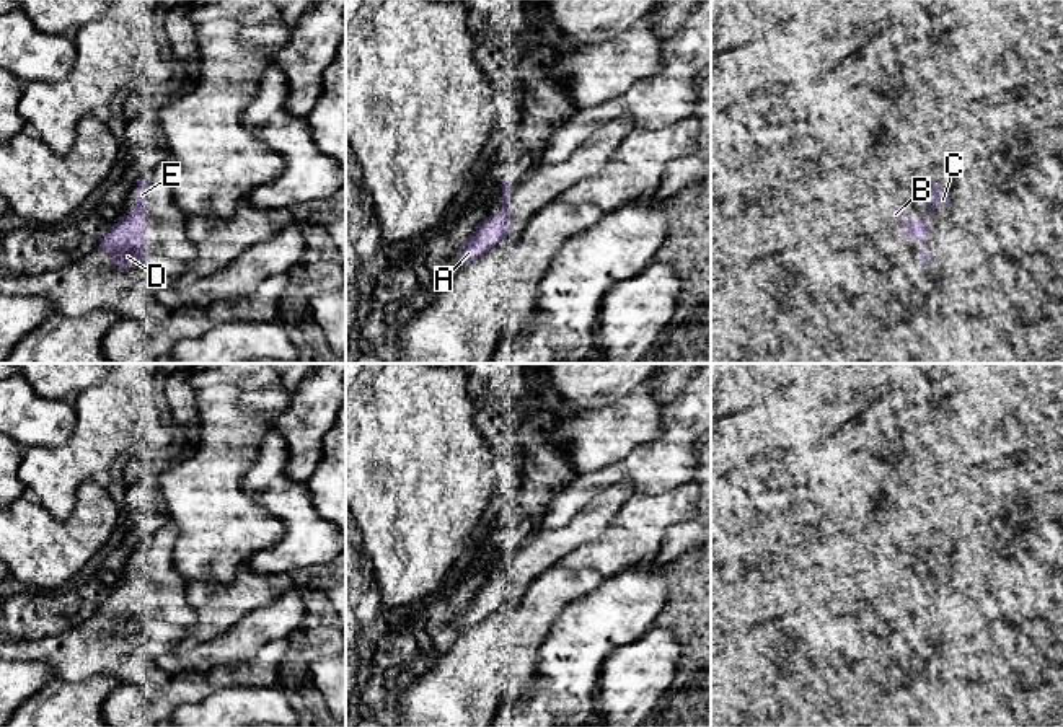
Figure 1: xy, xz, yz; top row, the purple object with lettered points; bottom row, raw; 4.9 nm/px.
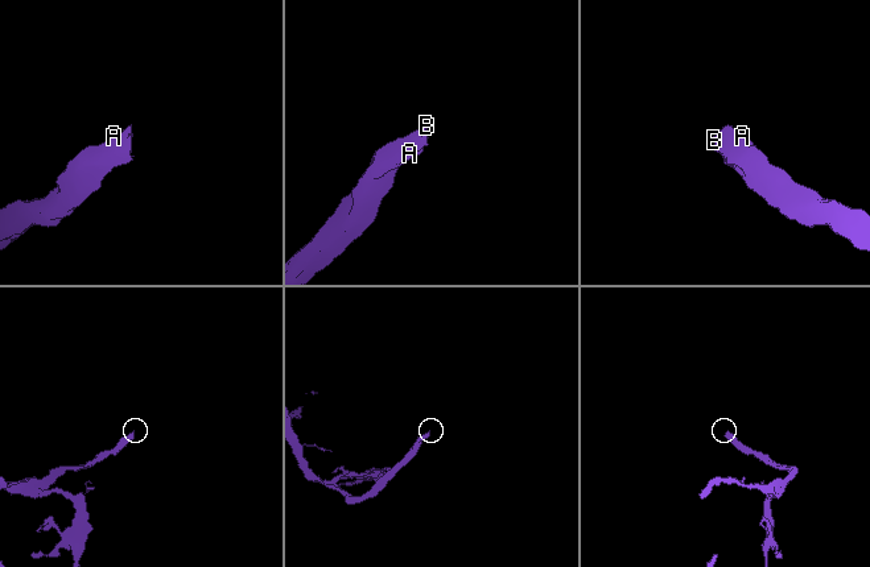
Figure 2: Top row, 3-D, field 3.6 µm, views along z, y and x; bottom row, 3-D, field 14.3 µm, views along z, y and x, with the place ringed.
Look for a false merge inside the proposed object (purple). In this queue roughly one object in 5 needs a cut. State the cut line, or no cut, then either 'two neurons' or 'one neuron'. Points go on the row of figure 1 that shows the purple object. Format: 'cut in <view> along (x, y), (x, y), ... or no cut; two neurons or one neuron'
no cut; one neuron

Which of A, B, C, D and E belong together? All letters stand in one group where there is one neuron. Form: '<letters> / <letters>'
A B C D E

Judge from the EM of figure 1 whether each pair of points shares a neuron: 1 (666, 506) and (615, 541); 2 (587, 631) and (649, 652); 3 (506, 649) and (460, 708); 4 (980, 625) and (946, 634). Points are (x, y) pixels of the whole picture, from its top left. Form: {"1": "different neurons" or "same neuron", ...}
{"1": "same neuron", "2": "different neurons", "3": "same neuron", "4": "same neuron"}

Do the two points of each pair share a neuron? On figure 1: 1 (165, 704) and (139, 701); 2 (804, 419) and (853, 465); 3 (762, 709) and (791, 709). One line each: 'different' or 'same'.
1: same
2: different
3: same

